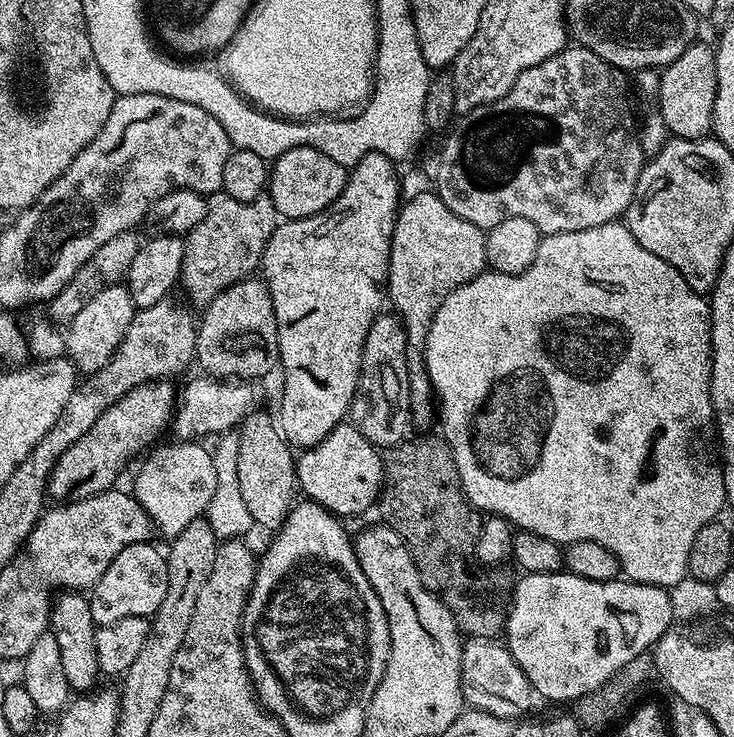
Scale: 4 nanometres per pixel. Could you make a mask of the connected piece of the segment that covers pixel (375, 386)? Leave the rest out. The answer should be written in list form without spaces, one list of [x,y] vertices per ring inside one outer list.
[[[381,314],[377,316],[374,326],[370,326],[370,334],[366,334],[366,342],[362,350],[360,377],[350,409],[352,425],[380,450],[387,450],[395,444],[404,443],[409,435],[408,424],[413,423],[410,382],[408,381],[408,339],[404,333],[404,325],[400,323],[399,315],[391,315]]]

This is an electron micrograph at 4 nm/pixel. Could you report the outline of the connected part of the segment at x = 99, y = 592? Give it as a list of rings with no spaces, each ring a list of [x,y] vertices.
[[[152,542],[126,546],[114,562],[110,562],[106,574],[98,578],[96,585],[90,589],[90,614],[97,626],[118,622],[118,618],[134,618],[146,616],[151,618],[162,606],[162,598],[166,595],[166,578],[168,577],[168,561],[165,553],[160,552]]]

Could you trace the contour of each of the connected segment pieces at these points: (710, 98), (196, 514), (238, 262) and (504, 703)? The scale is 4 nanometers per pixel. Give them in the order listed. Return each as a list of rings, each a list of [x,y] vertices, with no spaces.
[[[697,42],[682,50],[674,62],[665,64],[660,72],[658,111],[669,133],[677,140],[702,140],[712,132],[714,98],[718,94],[716,49],[710,43]]]
[[[171,442],[156,452],[140,468],[136,476],[134,495],[152,519],[155,531],[165,538],[182,534],[190,522],[201,519],[208,511],[210,498],[214,498],[216,475],[212,453],[200,442]]]
[[[224,191],[207,197],[205,217],[183,237],[184,257],[179,283],[193,300],[193,305],[207,306],[212,299],[230,285],[245,279],[260,268],[260,260],[276,229],[278,217],[274,202],[267,194],[254,202],[238,202]]]
[[[472,638],[463,645],[460,659],[460,681],[469,709],[494,714],[498,718],[511,721],[529,715],[527,712],[531,710],[532,700],[534,701],[532,683],[518,666],[518,662],[514,662],[507,646],[499,639]]]

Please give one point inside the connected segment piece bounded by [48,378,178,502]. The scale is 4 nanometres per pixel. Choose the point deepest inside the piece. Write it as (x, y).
(92, 465)

